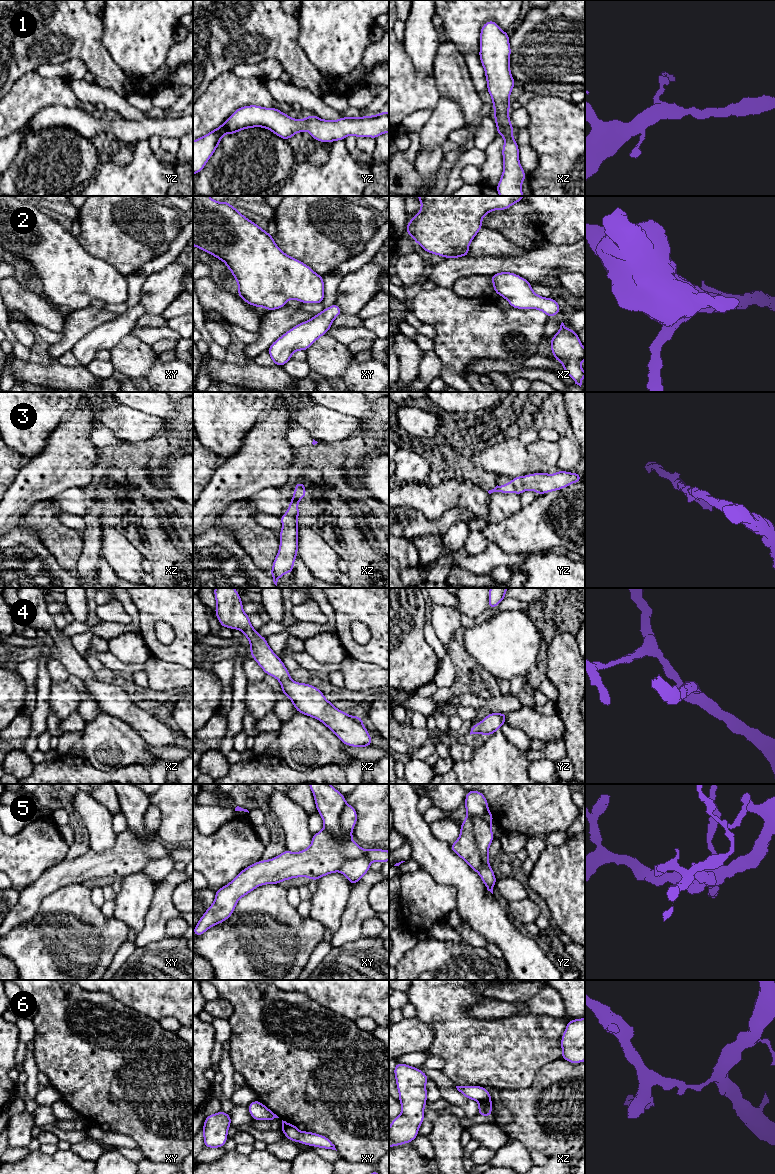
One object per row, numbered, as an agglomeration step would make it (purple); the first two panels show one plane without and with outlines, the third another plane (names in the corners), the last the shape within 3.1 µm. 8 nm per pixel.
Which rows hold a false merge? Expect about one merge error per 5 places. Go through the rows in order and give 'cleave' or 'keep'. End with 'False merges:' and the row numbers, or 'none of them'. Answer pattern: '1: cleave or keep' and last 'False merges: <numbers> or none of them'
1: keep
2: keep
3: keep
4: keep
5: cleave
6: cleave
False merges: 5, 6

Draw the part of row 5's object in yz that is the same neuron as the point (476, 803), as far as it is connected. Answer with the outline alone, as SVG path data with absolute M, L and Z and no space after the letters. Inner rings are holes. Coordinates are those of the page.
M478 790L467 791L465 797L466 817L473 822L475 840L480 850L481 866L477 873L481 877L487 890L493 894L493 887L497 882L493 867L489 866L489 847L494 839L491 824L484 819L488 810L486 797Z

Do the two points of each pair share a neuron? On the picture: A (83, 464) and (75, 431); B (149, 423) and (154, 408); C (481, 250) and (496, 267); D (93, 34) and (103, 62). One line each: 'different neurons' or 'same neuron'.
A: same neuron
B: different neurons
C: different neurons
D: same neuron

